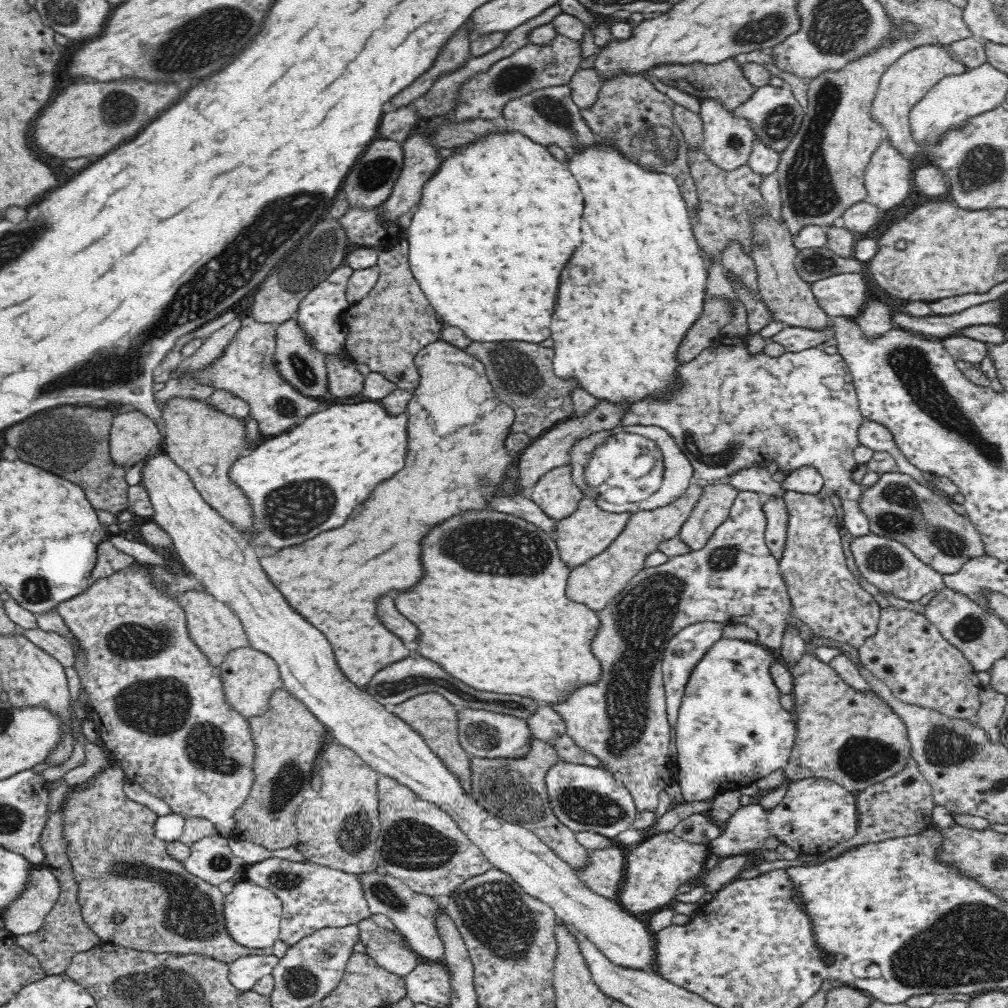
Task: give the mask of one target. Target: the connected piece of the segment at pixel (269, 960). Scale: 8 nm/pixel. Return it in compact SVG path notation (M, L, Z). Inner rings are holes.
M269 952L244 955L229 964L229 980L240 992L253 990L256 981L272 974L278 960Z

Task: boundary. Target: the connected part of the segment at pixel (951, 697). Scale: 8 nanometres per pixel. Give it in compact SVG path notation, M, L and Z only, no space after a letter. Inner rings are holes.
M892 606L881 612L880 627L876 634L866 639L862 646L857 648L859 659L875 676L882 680L902 702L936 709L941 713L962 720L972 720L978 707L980 680L977 670L966 660L963 652L952 646L941 632L936 629L924 615L915 615L908 610L898 610Z

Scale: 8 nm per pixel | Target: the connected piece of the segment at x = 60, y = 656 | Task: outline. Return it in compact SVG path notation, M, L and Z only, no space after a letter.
M38 627L31 629L19 629L24 638L27 638L32 644L40 647L40 650L51 654L58 662L65 667L73 666L74 653L68 639L62 635L44 631Z

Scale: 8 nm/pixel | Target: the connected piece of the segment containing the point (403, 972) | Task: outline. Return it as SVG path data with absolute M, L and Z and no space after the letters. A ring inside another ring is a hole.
M370 918L361 920L357 925L366 954L380 967L405 978L418 966L420 958L417 952L400 933L380 927Z

